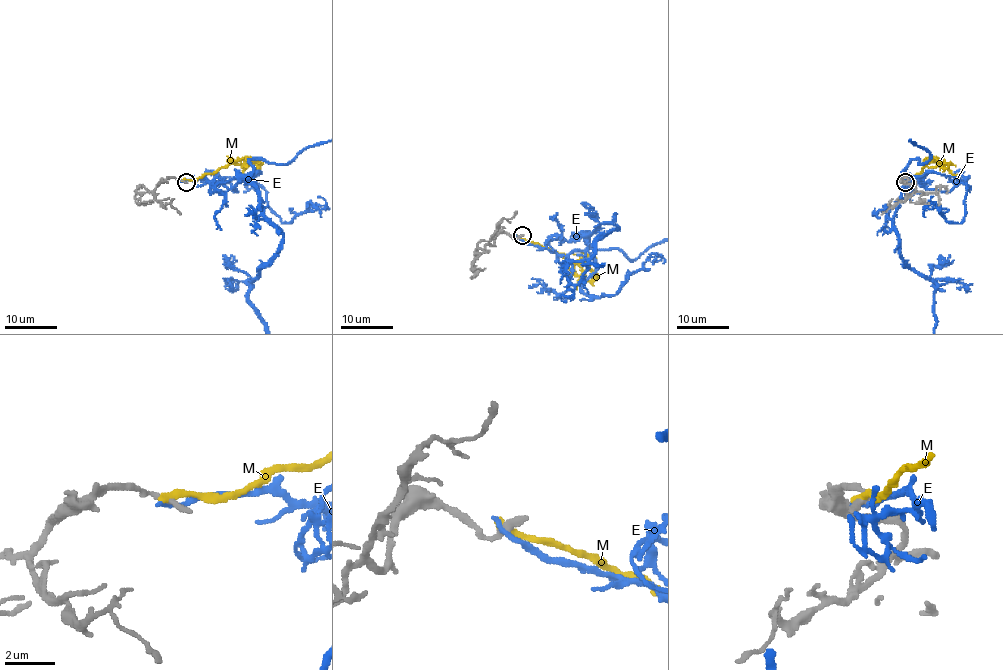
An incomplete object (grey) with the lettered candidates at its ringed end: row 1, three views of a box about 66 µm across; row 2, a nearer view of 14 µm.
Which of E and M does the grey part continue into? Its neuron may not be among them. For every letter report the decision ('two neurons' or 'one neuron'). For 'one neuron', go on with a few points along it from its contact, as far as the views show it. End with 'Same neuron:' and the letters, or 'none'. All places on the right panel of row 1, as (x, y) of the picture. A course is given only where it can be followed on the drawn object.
E: two neurons
M: two neurons
Same neuron: none

